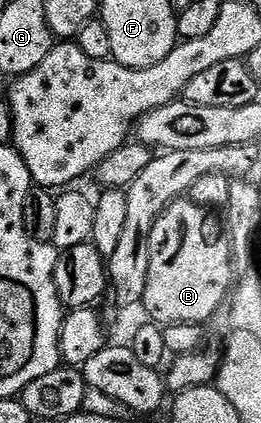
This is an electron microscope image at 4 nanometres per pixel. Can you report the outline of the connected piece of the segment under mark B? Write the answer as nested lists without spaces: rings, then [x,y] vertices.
[[[181,198],[169,204],[152,225],[148,237],[150,266],[142,301],[151,323],[203,325],[229,299],[234,284],[232,245],[221,221],[219,224],[212,216],[209,209]]]

